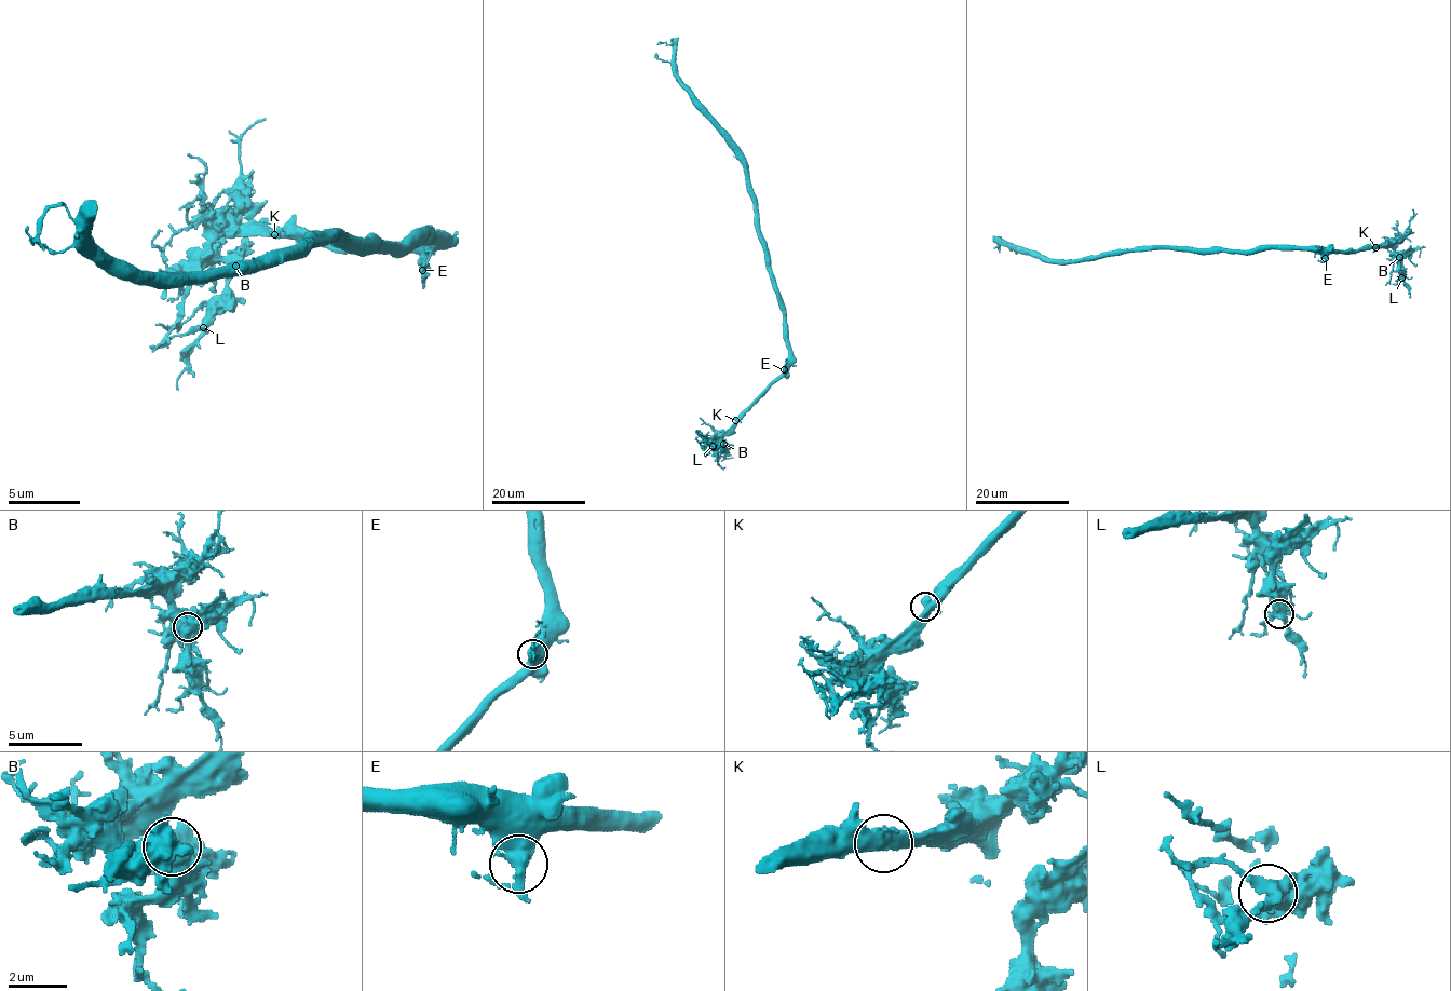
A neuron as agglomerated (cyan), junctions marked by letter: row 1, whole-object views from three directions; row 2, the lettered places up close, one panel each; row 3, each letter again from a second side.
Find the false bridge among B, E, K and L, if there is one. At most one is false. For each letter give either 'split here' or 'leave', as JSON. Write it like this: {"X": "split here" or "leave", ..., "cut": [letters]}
{"B": "leave", "E": "leave", "K": "leave", "L": "leave", "cut": []}

